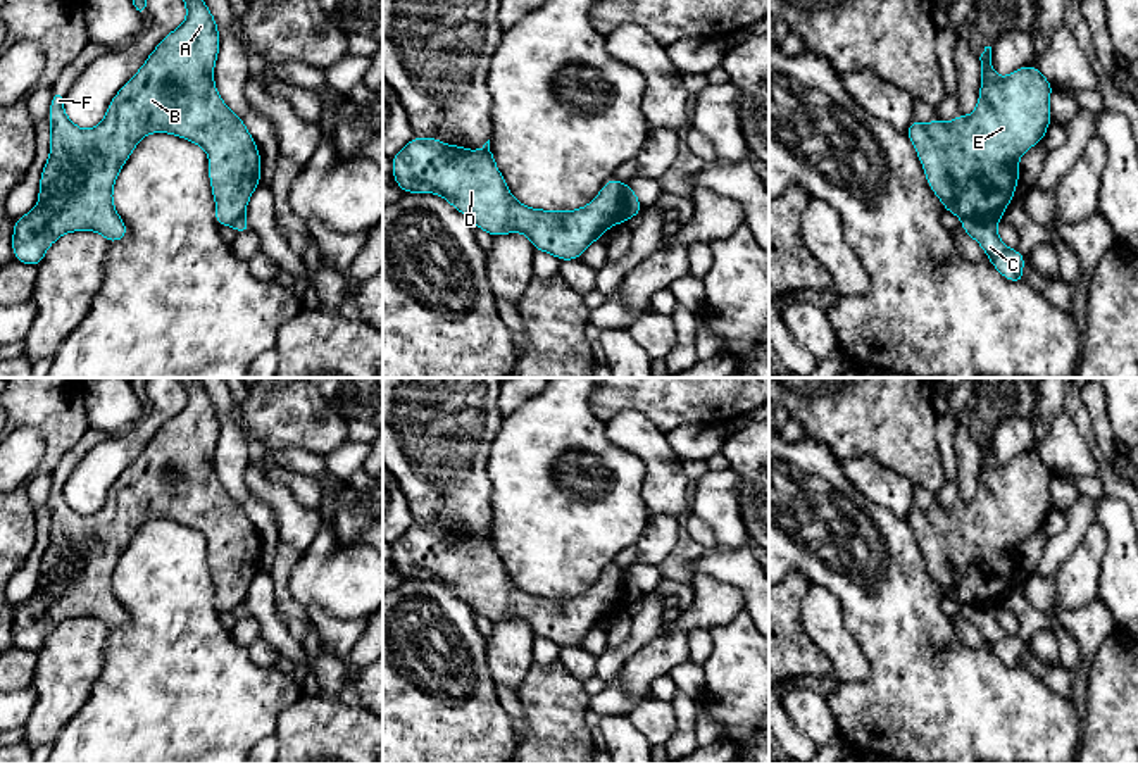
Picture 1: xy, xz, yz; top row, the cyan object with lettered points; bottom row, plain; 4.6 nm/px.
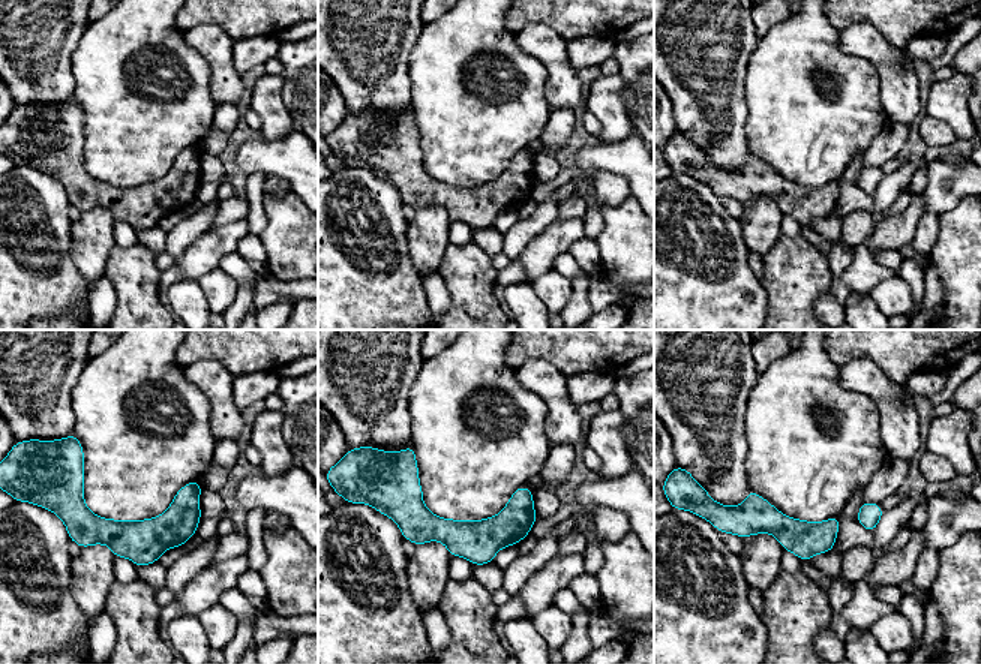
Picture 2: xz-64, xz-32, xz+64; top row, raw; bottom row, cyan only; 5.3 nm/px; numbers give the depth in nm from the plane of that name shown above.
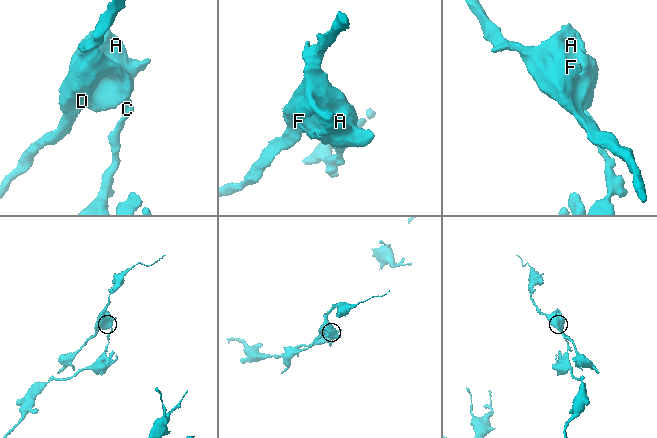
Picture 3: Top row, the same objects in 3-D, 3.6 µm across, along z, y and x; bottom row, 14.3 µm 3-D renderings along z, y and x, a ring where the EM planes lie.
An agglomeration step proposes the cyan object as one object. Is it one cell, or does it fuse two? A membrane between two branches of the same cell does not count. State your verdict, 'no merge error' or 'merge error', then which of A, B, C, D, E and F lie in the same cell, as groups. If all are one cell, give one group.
merge error; groups A B D E F / C

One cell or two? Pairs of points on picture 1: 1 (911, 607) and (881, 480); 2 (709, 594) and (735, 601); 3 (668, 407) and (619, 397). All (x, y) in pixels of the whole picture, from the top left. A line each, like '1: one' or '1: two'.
1: two
2: one
3: one

